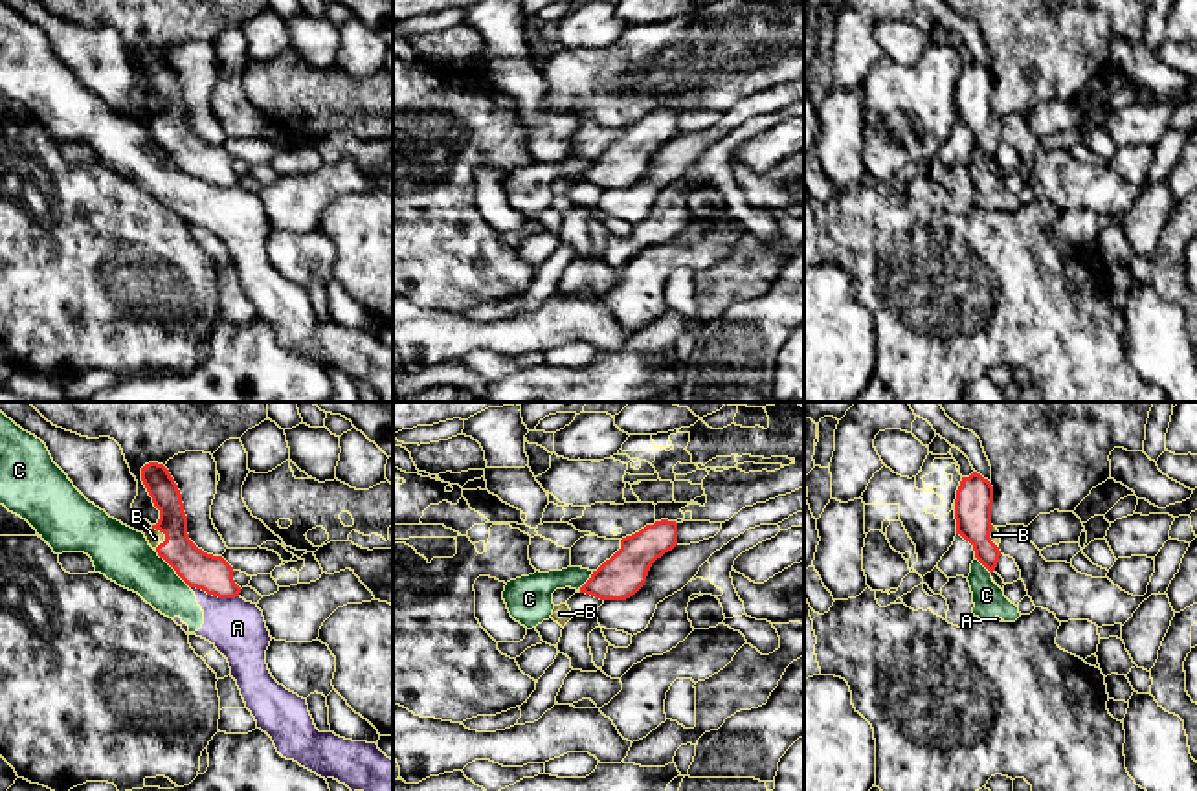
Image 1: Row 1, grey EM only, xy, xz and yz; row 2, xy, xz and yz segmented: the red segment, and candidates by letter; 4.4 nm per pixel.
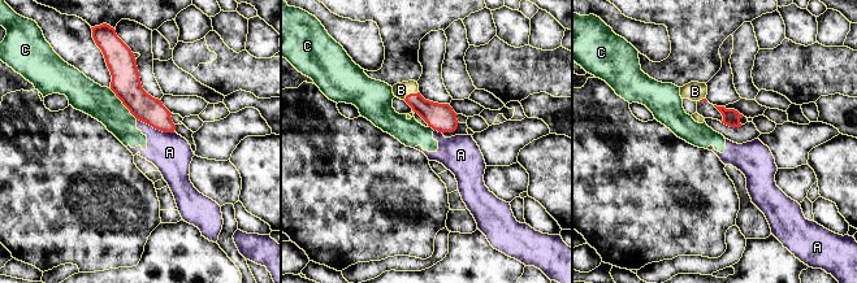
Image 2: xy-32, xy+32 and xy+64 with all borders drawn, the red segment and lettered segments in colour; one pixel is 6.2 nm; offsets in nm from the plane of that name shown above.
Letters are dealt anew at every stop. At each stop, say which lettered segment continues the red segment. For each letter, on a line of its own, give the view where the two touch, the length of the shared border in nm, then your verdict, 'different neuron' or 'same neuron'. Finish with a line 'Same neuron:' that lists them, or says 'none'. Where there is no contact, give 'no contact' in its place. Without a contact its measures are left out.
A: contact in xy; length 220 nm; different neuron
B: contact in xy; length 110 nm; same neuron
C: contact in xy; length 220 nm; different neuron
Same neuron: B

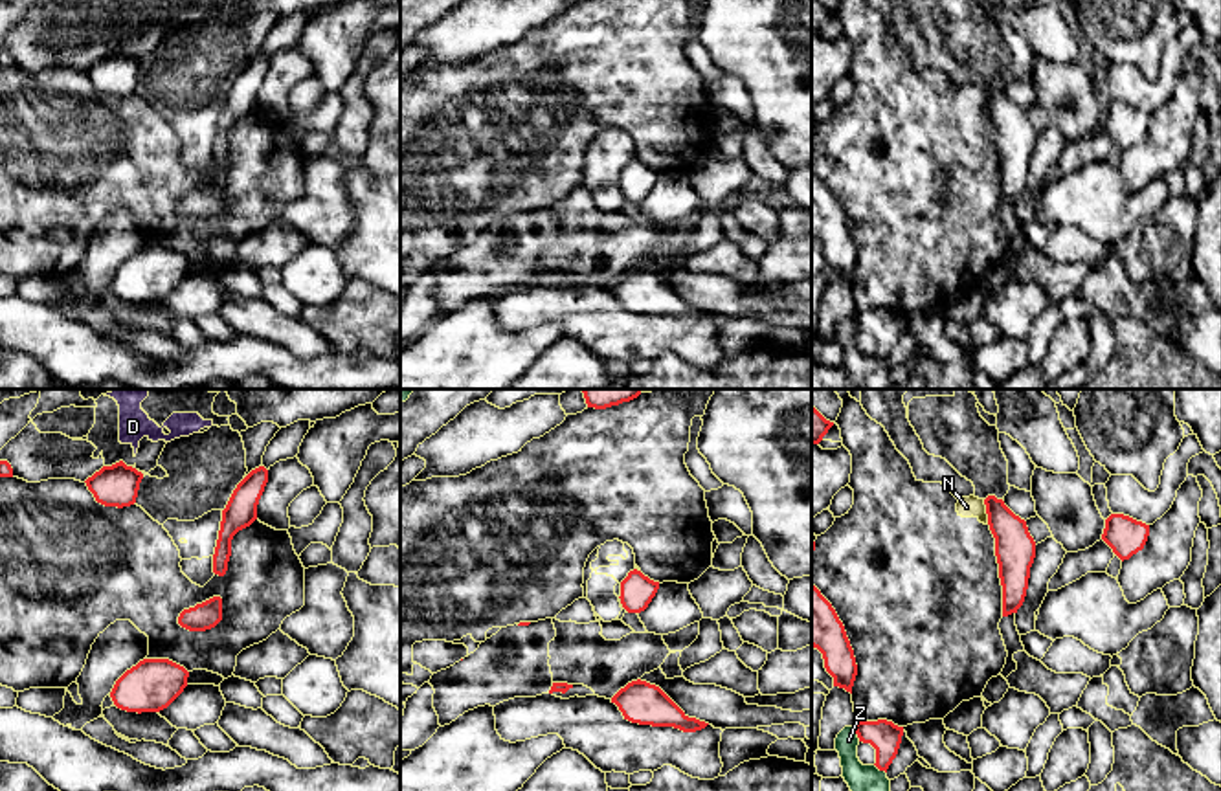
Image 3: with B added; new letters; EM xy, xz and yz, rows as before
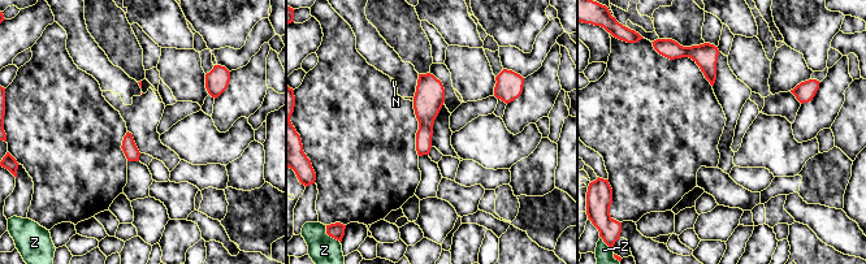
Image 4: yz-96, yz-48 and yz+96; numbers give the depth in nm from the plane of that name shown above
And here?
D: contact in xy; length 60 nm; different neuron
N: contact in yz; length 110 nm; different neuron
Z: contact in yz; length 70 nm; different neuron
Same neuron: none

